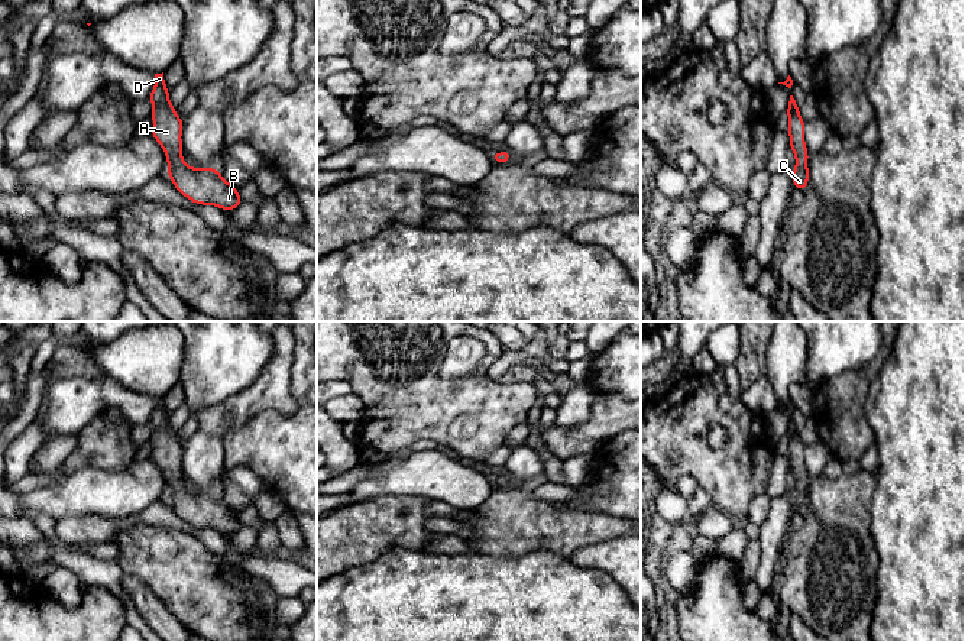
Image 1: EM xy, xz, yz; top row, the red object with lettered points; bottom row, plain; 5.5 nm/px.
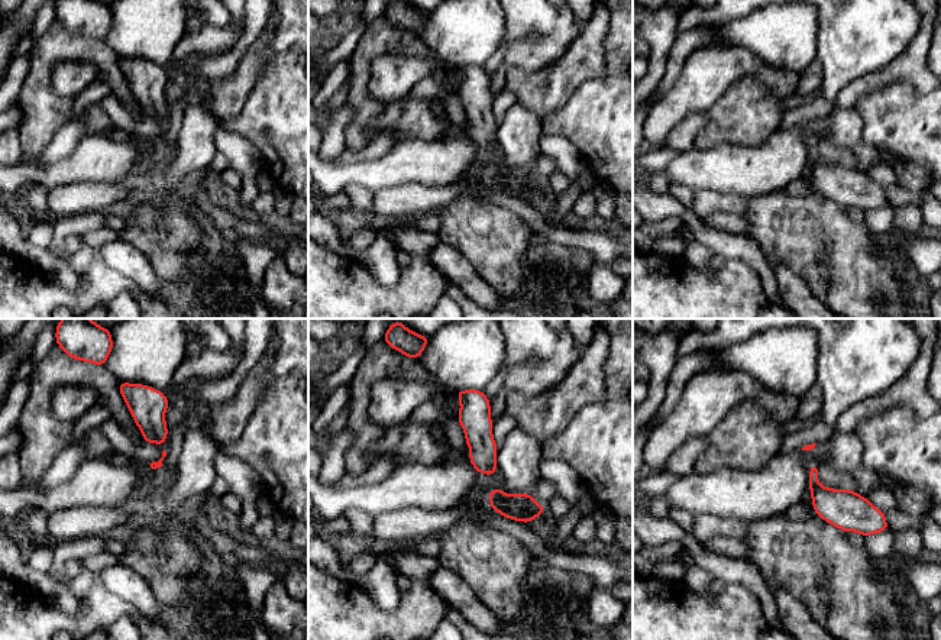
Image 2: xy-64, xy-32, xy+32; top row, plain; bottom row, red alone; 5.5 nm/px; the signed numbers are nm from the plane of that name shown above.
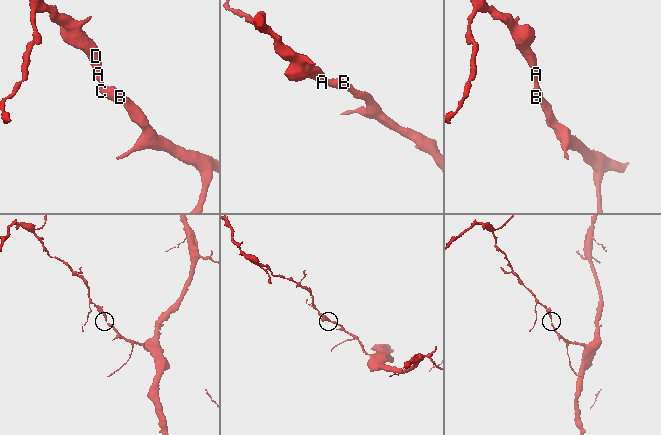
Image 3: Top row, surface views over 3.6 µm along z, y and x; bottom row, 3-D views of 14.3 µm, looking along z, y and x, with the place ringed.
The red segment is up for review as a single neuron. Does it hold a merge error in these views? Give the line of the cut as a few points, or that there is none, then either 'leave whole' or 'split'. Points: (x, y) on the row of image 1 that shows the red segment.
no cut; leave whole

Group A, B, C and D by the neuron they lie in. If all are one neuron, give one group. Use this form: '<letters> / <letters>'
A B C D

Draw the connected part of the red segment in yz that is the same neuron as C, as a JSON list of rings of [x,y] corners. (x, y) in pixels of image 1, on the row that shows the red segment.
[[[790,95],[786,113],[788,114],[790,148],[797,162],[796,166],[793,168],[793,187],[806,191],[809,181],[809,168],[806,164],[809,161],[809,153],[804,143],[806,122],[800,117],[799,106],[793,95]]]

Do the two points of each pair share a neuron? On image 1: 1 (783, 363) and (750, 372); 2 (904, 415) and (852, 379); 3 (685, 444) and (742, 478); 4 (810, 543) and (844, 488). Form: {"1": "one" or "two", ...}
{"1": "two", "2": "two", "3": "one", "4": "one"}

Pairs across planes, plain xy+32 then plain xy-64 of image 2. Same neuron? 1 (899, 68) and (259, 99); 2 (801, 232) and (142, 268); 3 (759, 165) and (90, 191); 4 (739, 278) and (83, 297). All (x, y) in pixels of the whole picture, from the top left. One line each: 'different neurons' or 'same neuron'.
1: different neurons
2: different neurons
3: different neurons
4: same neuron

